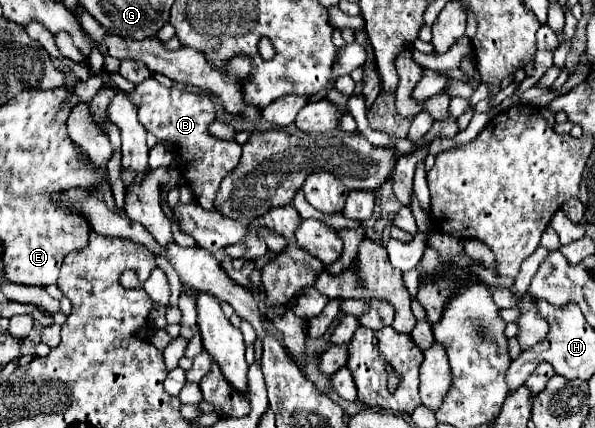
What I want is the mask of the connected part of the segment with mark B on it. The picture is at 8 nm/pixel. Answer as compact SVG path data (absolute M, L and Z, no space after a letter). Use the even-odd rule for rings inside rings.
M154 77L136 85L136 91L128 97L138 107L140 123L148 131L152 131L160 143L170 143L178 147L176 155L184 161L184 167L178 167L184 183L190 185L196 195L196 201L204 209L214 211L214 197L220 187L220 181L238 165L242 147L234 141L222 141L208 135L208 125L216 119L216 107L212 97L204 93L182 91L178 87L162 87Z

